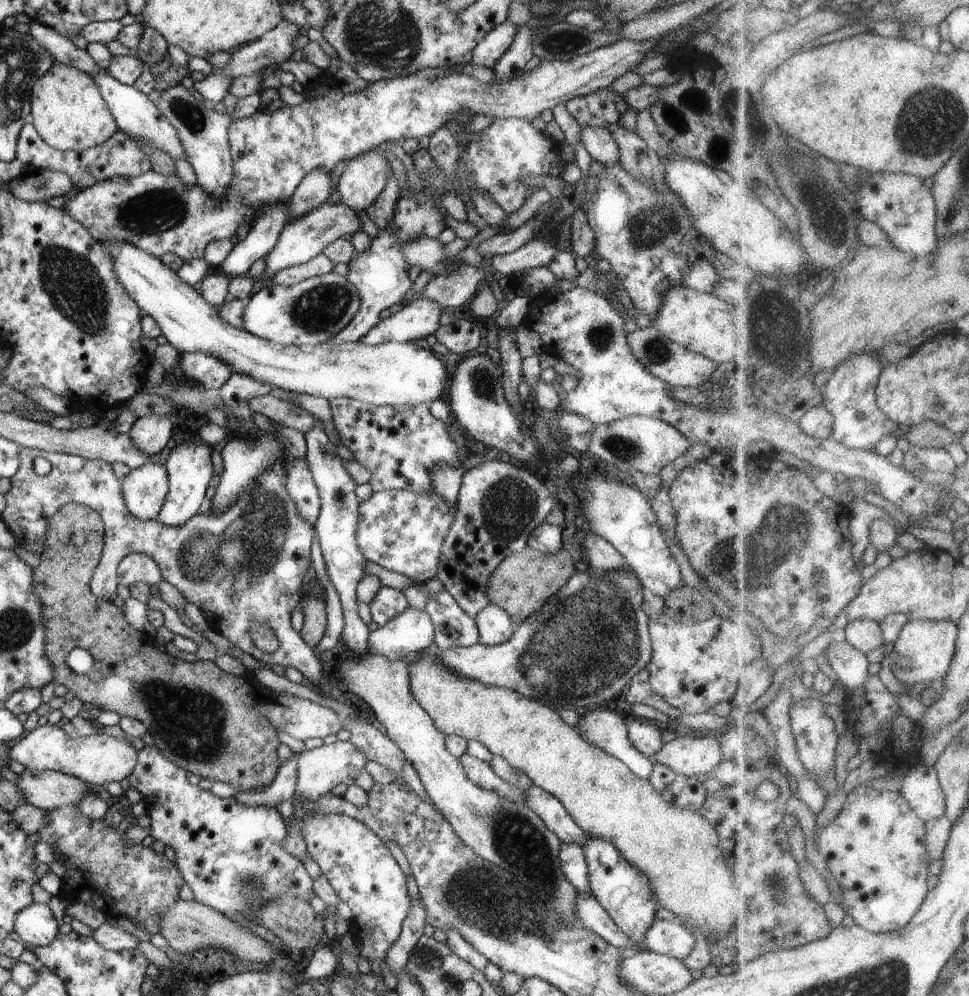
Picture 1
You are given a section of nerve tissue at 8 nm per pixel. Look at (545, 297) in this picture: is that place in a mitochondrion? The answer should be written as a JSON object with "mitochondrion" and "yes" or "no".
{"mitochondrion":"no"}

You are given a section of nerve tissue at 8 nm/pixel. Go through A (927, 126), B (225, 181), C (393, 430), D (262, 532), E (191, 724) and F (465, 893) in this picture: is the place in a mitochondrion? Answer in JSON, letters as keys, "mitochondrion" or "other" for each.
{"A":"mitochondrion","B":"other","C":"other","D":"mitochondrion","E":"mitochondrion","F":"mitochondrion"}

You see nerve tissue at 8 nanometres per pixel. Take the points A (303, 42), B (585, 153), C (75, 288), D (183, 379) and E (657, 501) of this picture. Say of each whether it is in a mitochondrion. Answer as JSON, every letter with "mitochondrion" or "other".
{"A":"other","B":"other","C":"mitochondrion","D":"other","E":"other"}

